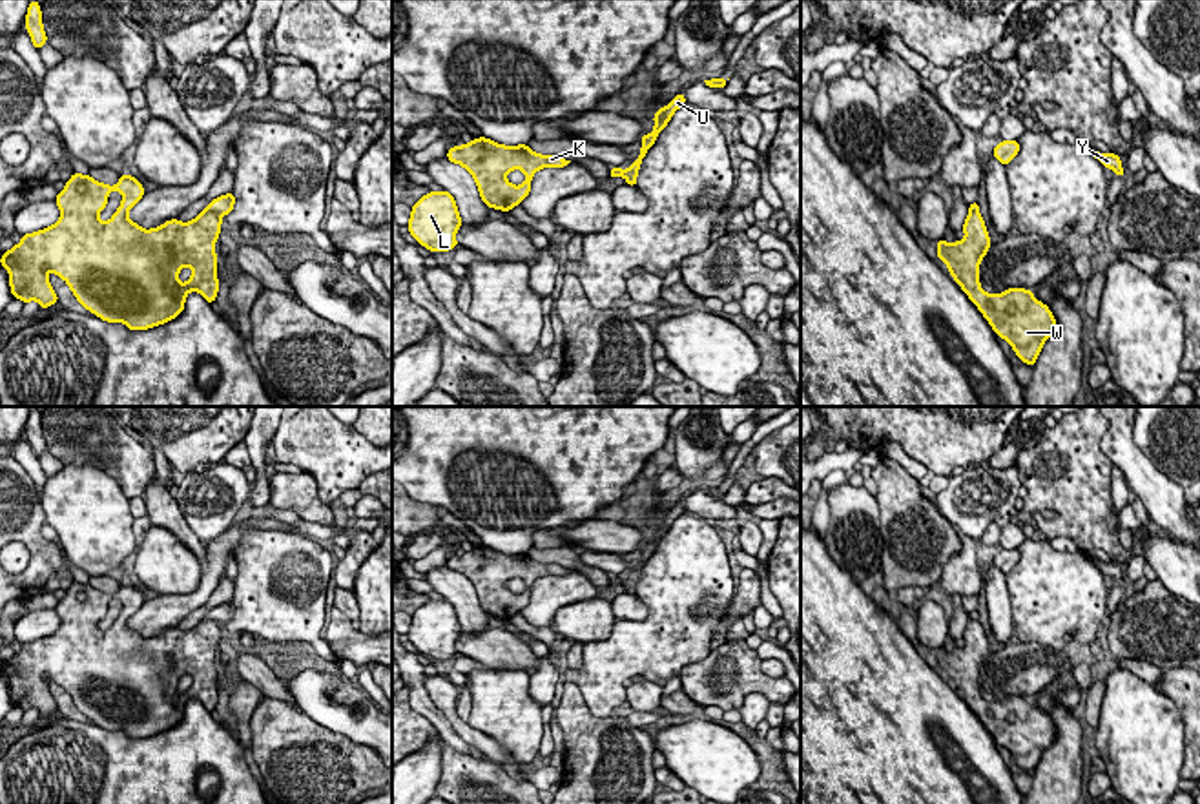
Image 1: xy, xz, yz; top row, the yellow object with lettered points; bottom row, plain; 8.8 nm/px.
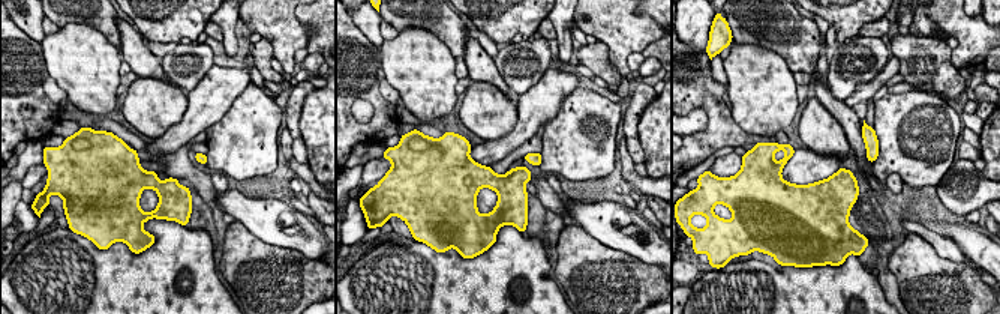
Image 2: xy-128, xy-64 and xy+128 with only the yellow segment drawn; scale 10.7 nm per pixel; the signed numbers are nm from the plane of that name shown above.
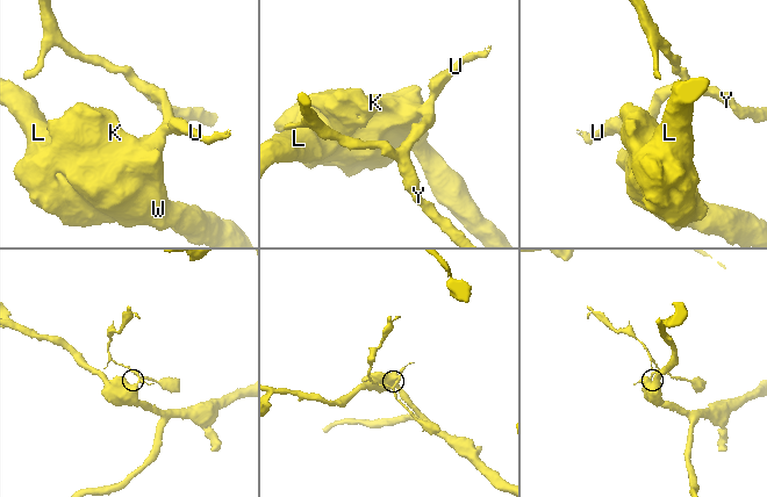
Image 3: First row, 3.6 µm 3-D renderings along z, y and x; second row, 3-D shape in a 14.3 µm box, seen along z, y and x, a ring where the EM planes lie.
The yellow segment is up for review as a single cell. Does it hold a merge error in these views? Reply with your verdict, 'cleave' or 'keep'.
cleave

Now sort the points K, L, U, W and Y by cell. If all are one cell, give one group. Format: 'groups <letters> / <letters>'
groups K L W / U Y

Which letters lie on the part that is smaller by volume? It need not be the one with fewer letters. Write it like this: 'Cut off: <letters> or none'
Cut off: U, Y

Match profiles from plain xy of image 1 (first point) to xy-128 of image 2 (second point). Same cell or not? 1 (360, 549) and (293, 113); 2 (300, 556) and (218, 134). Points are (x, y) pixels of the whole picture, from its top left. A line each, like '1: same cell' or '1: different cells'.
1: same cell
2: same cell

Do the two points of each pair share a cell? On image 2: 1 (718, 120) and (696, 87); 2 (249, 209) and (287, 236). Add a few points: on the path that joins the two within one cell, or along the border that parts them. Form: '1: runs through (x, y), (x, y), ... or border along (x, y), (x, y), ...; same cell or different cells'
1: runs through (718, 113), (703, 95); same cell
2: runs through (258, 215), (278, 230); same cell

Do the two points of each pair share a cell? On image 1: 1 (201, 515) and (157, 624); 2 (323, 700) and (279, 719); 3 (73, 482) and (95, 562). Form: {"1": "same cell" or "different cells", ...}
{"1": "different cells", "2": "different cells", "3": "same cell"}

